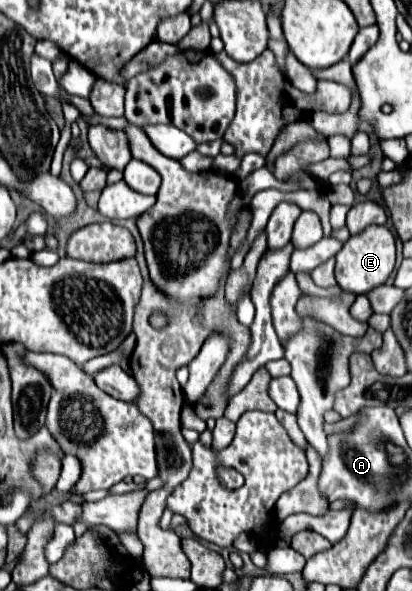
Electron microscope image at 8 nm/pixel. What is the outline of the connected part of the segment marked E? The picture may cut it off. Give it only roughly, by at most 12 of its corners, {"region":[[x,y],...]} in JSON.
{"region":[[384,225],[350,237],[336,281],[354,295],[386,283],[396,259]]}

